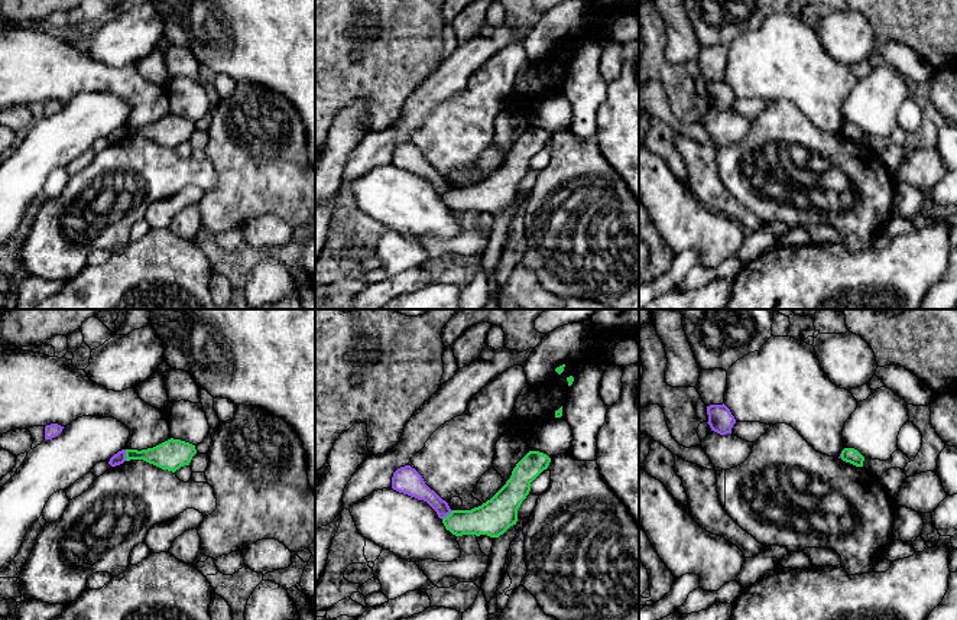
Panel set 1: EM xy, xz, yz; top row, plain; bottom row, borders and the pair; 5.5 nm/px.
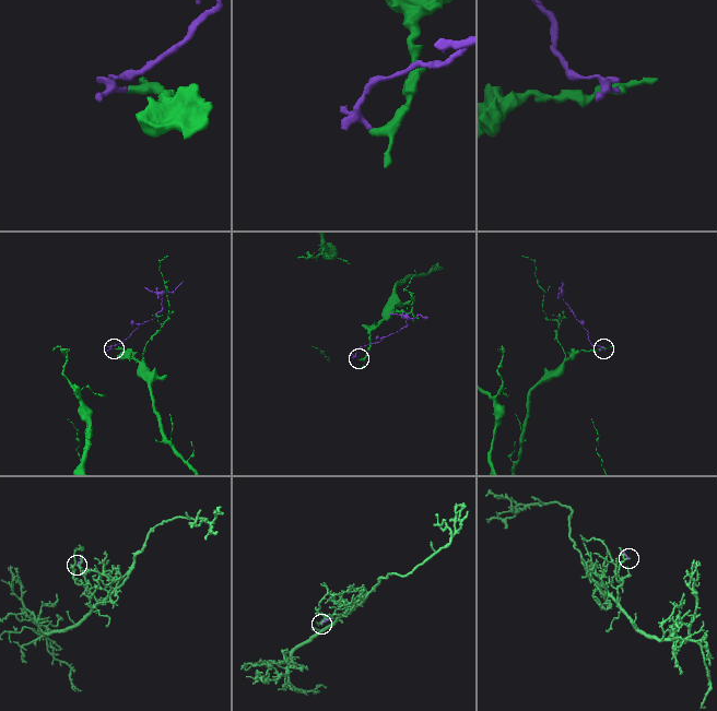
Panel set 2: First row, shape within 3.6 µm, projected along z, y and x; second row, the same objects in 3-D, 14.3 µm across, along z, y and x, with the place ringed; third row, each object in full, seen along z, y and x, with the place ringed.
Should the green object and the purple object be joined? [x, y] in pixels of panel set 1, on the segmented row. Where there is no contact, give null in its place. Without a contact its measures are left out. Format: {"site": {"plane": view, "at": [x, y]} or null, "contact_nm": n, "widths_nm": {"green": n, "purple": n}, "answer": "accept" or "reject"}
{"site": {"plane": "xy", "at": [126, 455]}, "contact_nm": 60, "widths_nm": {"green": 170, "purple": 70}, "answer": "reject"}

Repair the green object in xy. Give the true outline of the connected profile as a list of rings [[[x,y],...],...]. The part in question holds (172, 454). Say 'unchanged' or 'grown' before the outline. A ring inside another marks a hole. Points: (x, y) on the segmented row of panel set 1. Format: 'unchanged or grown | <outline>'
unchanged | [[[168,439],[153,448],[147,449],[126,449],[126,461],[143,460],[162,470],[175,473],[184,465],[189,465],[192,457],[197,454],[195,445],[181,441]]]

